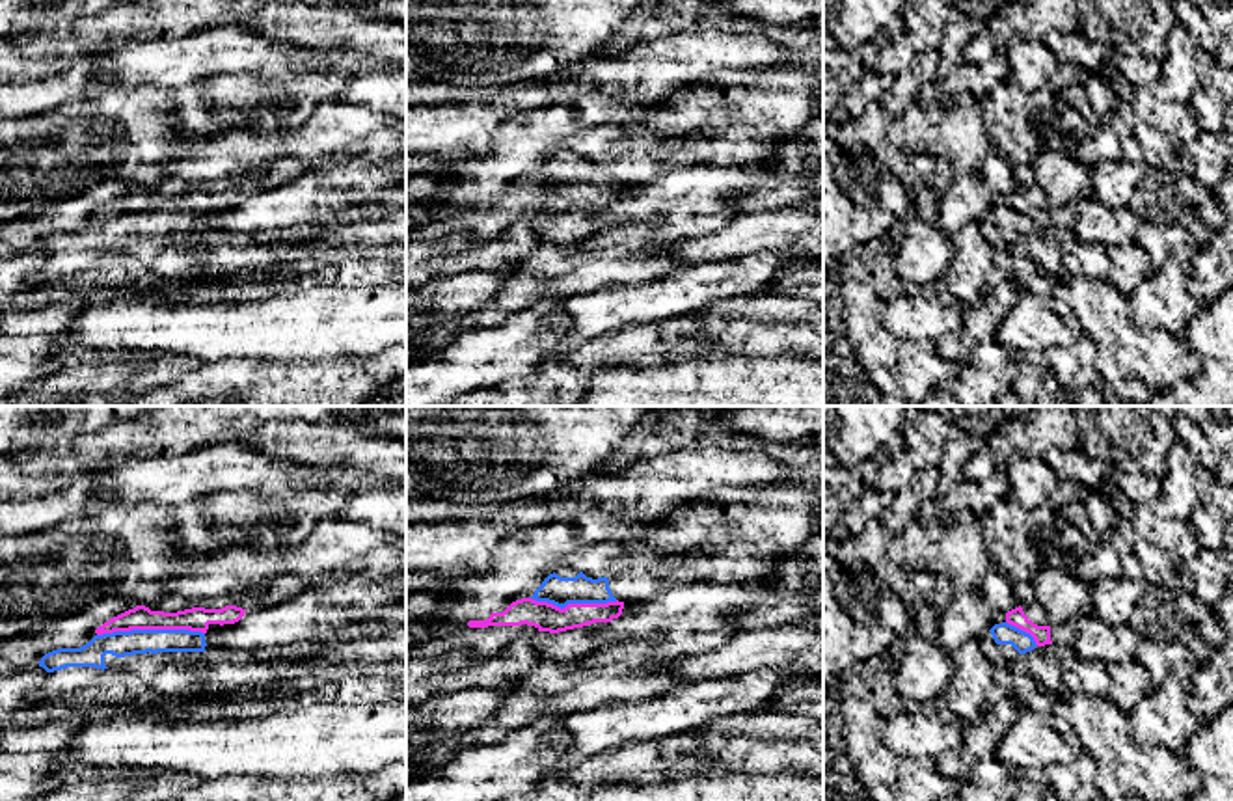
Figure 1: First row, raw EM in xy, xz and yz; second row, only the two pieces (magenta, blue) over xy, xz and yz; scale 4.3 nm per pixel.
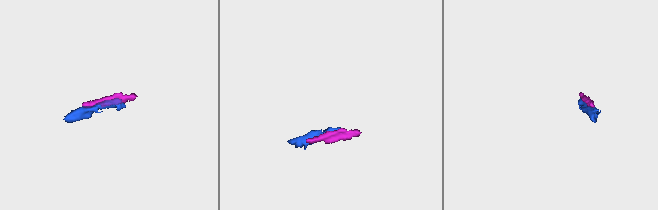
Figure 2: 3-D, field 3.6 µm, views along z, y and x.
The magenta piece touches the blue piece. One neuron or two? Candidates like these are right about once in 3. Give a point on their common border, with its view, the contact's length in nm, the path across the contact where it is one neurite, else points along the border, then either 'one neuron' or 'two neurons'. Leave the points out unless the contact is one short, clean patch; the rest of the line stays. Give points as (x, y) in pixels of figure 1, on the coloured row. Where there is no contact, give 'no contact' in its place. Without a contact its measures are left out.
meets magenta in xy at (149, 628); contact 460 nm long; one neuron

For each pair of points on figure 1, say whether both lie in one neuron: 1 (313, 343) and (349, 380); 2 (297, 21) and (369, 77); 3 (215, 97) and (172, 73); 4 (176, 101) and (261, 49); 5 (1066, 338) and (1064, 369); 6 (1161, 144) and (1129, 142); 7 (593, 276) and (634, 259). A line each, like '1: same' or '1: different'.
1: different
2: different
3: different
4: different
5: different
6: same
7: same

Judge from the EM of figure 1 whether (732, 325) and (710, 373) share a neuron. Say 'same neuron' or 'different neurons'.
different neurons

